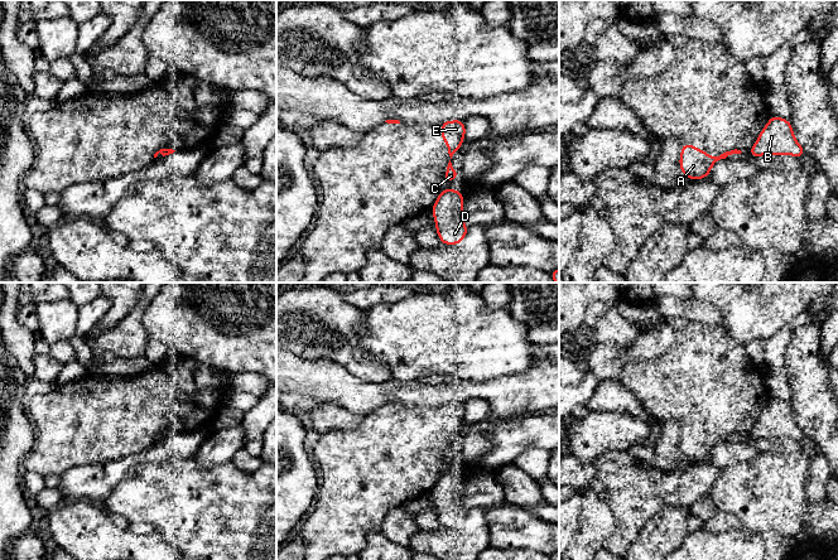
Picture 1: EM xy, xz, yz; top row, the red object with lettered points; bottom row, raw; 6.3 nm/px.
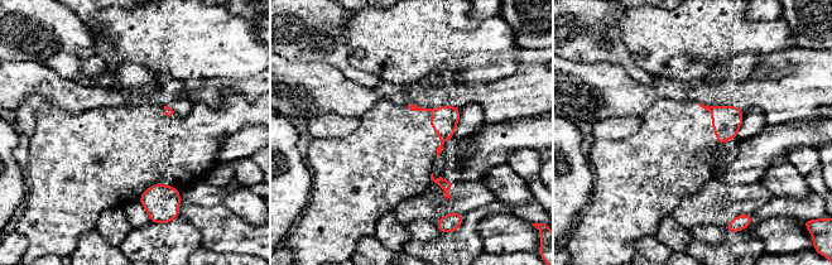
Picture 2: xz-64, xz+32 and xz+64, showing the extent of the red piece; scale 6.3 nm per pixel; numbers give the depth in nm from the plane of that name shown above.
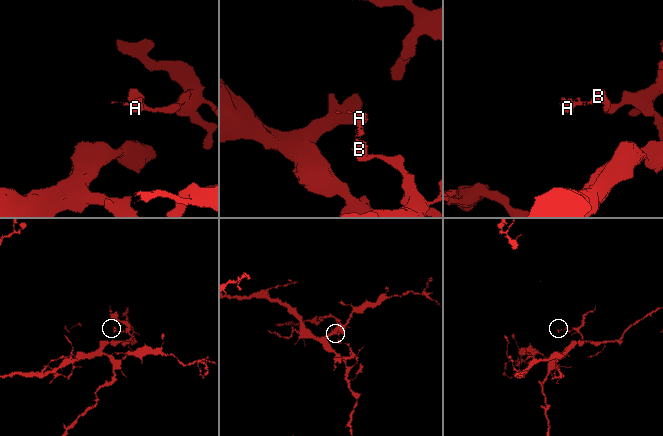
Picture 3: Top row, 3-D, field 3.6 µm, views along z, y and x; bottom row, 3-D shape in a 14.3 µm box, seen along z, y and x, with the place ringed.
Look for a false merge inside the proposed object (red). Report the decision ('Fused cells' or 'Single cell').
Fused cells

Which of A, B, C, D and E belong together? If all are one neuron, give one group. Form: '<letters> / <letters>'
A C E / B D

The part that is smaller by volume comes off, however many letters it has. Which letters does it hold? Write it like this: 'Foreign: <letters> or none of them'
Foreign: A, C, E

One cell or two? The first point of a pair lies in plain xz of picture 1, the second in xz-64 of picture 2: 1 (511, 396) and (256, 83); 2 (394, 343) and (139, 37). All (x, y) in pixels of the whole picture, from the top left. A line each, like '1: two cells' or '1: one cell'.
1: one cell
2: one cell

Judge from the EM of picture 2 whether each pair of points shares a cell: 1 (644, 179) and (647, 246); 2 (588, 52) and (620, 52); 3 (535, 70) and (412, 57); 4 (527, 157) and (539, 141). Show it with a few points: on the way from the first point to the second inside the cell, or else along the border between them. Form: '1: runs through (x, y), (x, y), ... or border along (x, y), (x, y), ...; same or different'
1: border along (653, 235), (640, 237), (635, 242), (634, 251); different
2: runs through (596, 52), (612, 52); same
3: border along (520, 48), (518, 68), (490, 81); different
4: border along (538, 152), (529, 149), (515, 150), (506, 163); different

